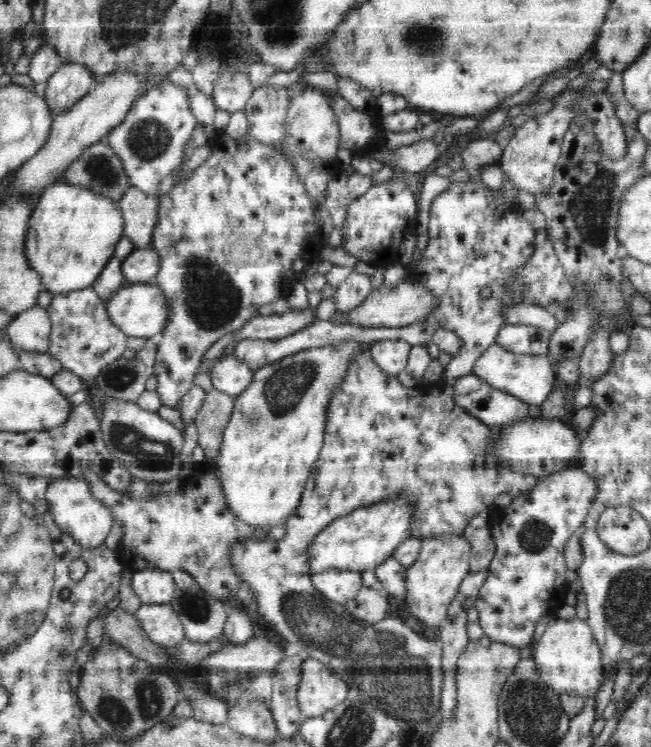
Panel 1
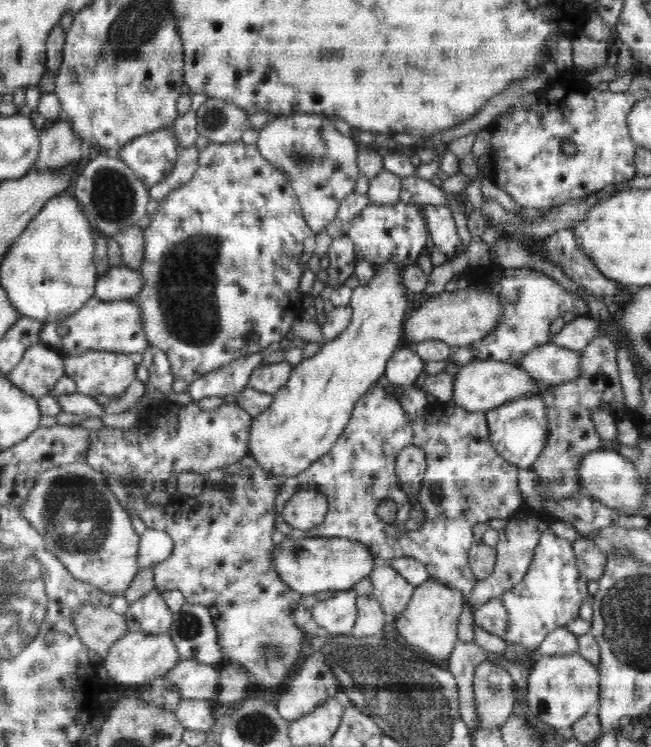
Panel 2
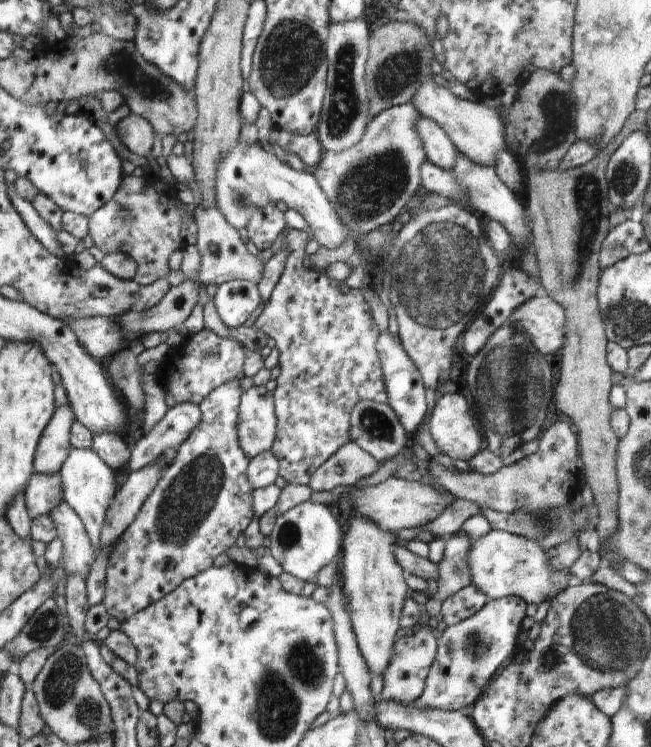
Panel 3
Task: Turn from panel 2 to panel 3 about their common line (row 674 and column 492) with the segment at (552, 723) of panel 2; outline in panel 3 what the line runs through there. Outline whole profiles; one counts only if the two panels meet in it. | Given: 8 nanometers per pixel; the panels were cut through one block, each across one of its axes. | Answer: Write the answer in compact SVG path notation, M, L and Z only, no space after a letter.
M497 529L472 542L466 562L470 566L472 584L484 592L489 600L517 597L538 607L546 598L554 598L574 583L569 569L552 568L546 548L540 542Z

